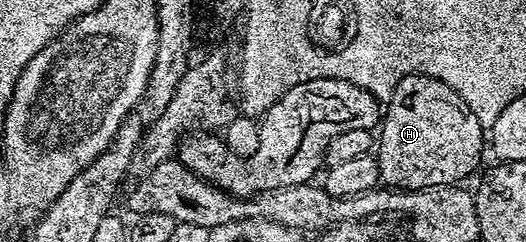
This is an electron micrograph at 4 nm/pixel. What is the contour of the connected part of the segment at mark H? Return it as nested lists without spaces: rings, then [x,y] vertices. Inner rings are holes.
[[[415,73],[401,79],[395,93],[386,102],[386,108],[382,113],[382,124],[378,129],[378,148],[375,150],[374,156],[380,168],[381,182],[393,191],[407,191],[467,182],[467,177],[479,167],[480,156],[483,155],[484,149],[486,153],[486,131],[478,123],[478,115],[474,115],[474,111],[470,111],[470,107],[466,107],[462,95],[458,95],[458,91],[454,91],[454,87],[446,87],[446,83],[442,83],[437,77],[431,77],[425,73]]]

